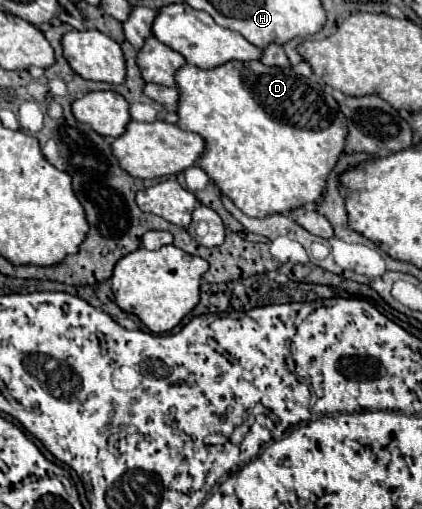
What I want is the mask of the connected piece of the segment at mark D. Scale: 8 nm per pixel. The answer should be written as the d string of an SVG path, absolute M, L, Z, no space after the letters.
M230 61L216 69L184 65L176 73L176 83L180 89L178 127L194 131L206 139L200 167L226 197L232 197L232 201L240 205L240 211L248 217L268 217L320 201L326 189L326 179L344 153L348 135L346 117L340 113L336 99L326 93L322 81L316 77L300 77L290 67L268 67L260 61Z

